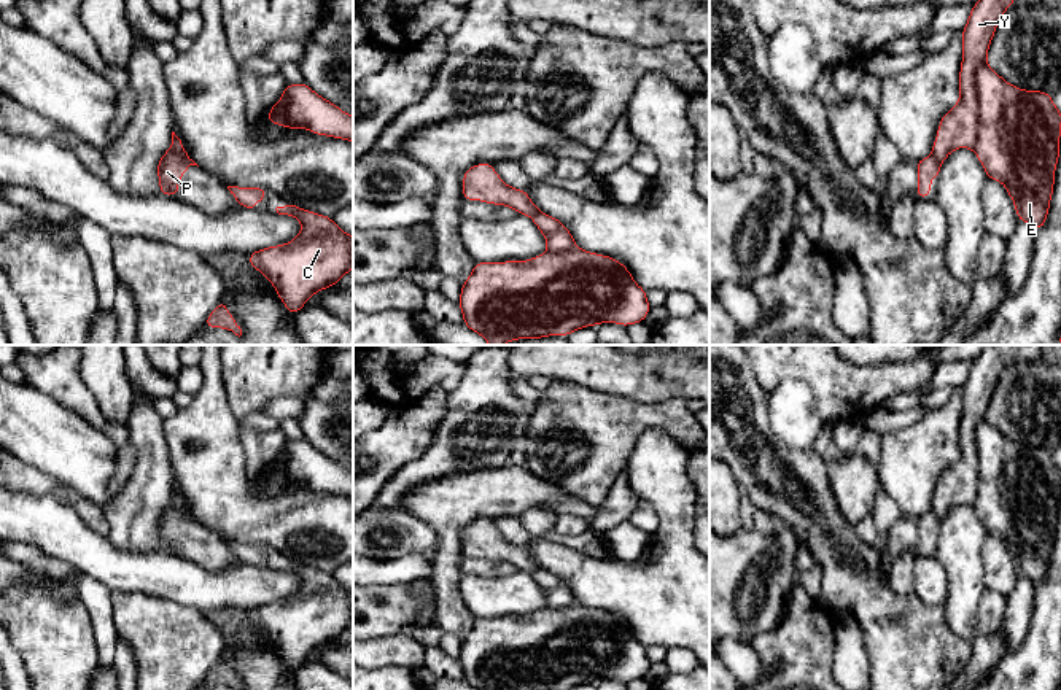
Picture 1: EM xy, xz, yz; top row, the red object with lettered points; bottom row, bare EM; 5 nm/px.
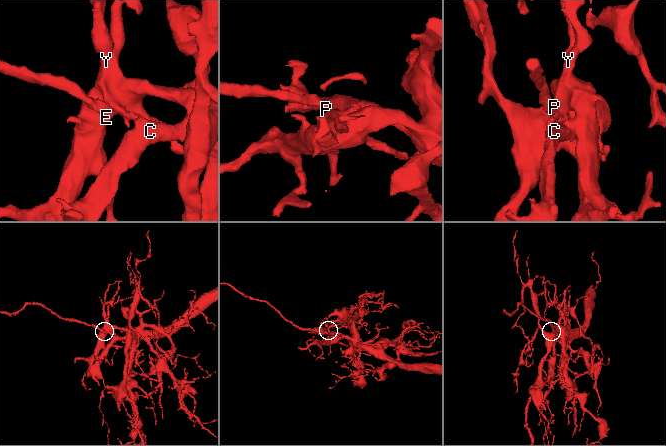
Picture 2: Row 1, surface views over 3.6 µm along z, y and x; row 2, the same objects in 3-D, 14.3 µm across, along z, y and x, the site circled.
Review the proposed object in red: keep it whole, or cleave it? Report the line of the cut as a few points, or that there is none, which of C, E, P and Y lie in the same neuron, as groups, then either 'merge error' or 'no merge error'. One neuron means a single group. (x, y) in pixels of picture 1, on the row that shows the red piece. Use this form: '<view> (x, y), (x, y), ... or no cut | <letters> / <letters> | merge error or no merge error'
xy (171, 148), (190, 162) | C E Y / P | merge error

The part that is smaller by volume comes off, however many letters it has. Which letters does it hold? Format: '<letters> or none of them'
P

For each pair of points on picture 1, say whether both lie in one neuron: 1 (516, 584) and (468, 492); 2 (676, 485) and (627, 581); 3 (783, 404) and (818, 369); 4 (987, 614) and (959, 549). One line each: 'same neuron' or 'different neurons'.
1: different neurons
2: same neuron
3: different neurons
4: different neurons

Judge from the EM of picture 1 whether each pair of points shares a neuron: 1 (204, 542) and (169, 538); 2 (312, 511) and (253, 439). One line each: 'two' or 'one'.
1: one
2: two

